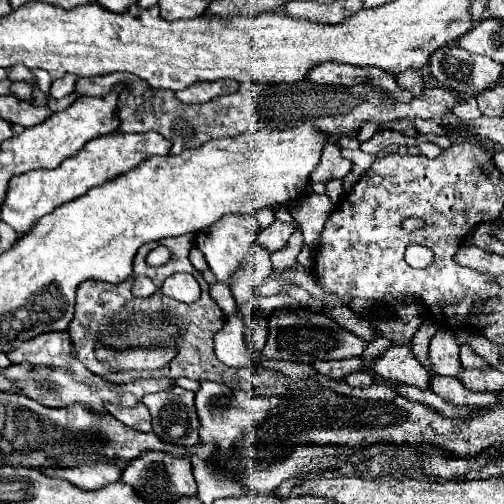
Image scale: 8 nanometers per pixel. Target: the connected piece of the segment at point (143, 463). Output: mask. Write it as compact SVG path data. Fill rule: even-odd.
M148 452L128 464L122 472L122 482L132 484L140 496L148 496L148 500L174 500L176 496L196 496L196 482L192 476L192 468L188 458L174 458L164 452Z

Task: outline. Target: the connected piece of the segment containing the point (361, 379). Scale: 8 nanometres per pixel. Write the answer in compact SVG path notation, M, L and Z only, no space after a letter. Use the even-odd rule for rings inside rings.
M354 372L346 378L346 382L350 386L360 386L360 388L368 388L372 384L372 376L370 374L364 374L364 372Z

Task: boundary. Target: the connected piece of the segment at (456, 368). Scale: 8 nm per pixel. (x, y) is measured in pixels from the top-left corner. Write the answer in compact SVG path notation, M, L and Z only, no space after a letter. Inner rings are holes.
M442 328L434 334L430 340L430 362L434 368L434 374L442 376L458 376L462 370L460 358L458 358L458 344L450 330Z

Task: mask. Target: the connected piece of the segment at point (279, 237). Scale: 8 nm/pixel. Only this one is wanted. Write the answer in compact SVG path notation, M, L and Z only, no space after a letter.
M276 220L274 224L270 224L268 228L264 228L258 234L258 240L270 252L274 252L274 250L280 250L280 248L284 248L288 244L288 238L292 236L294 230L296 230L296 222L280 222L280 220Z

